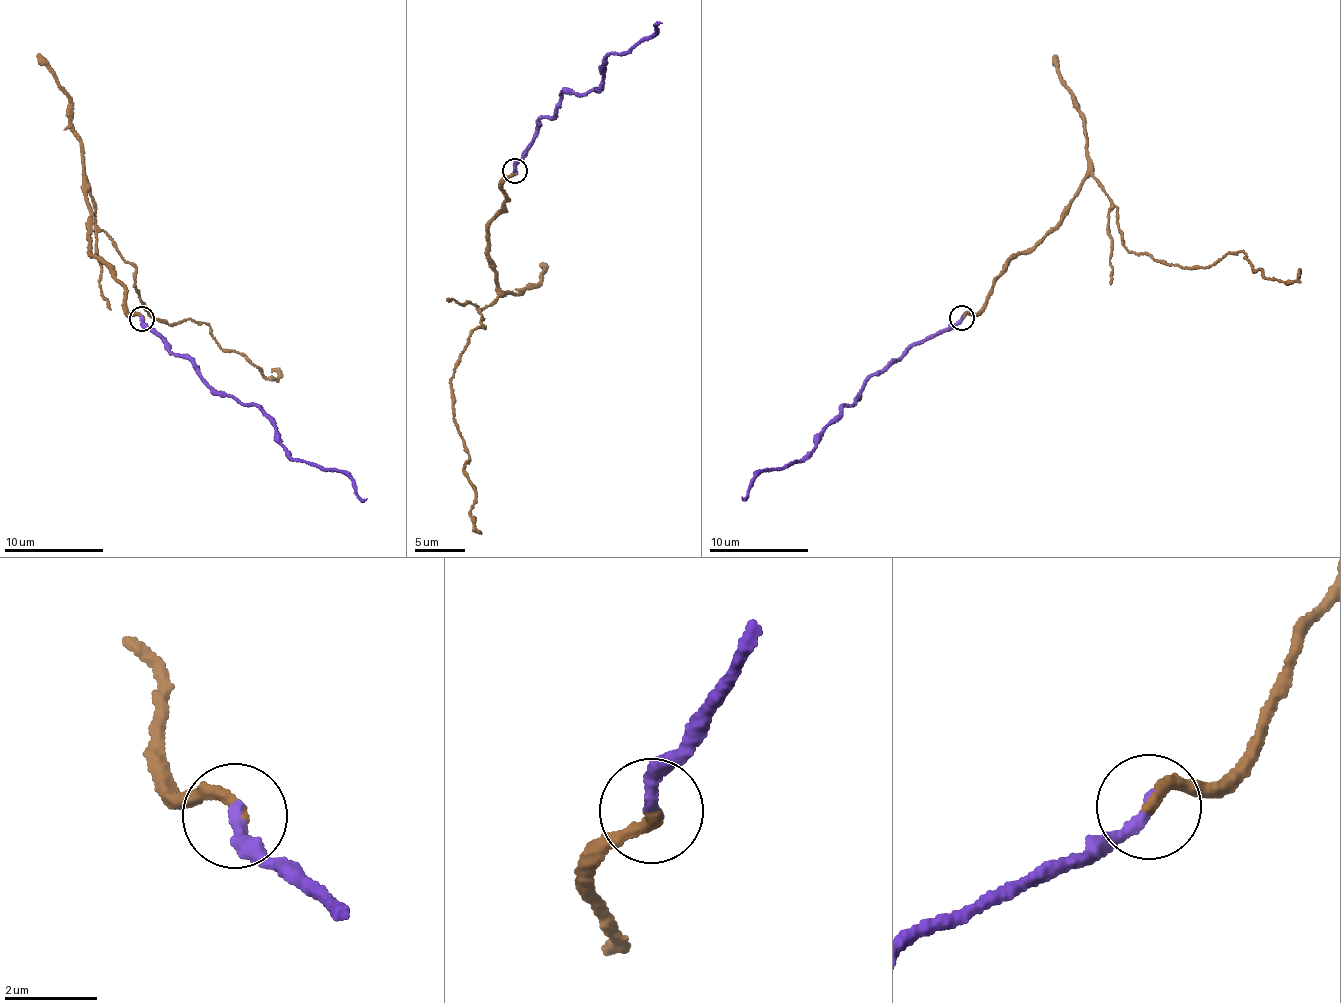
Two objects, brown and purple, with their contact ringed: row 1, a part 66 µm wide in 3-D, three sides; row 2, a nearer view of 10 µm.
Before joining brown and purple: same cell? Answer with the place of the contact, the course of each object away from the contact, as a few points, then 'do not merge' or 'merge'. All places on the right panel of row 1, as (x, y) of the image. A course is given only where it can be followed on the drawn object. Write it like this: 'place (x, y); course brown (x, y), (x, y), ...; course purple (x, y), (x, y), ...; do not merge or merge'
place (962, 318); course brown (962, 317), (1059, 224), (1088, 175), (1130, 250), (1202, 268), (1243, 252), (1265, 279), (1291, 283), (1301, 270); course purple (962, 317), (867, 379), (853, 404), (842, 406), (835, 422), (799, 461), (761, 470), (742, 497); merge

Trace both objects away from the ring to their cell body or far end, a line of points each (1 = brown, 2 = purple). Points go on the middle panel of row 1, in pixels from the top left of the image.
1: (514, 171), (504, 175), (509, 200), (493, 215), (487, 256), (499, 291), (451, 381), (475, 532)
2: (514, 171), (565, 91), (582, 94), (599, 86), (609, 55), (632, 49), (662, 23)

